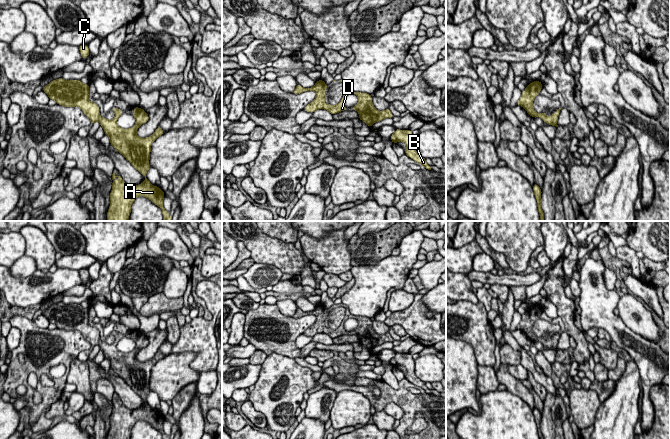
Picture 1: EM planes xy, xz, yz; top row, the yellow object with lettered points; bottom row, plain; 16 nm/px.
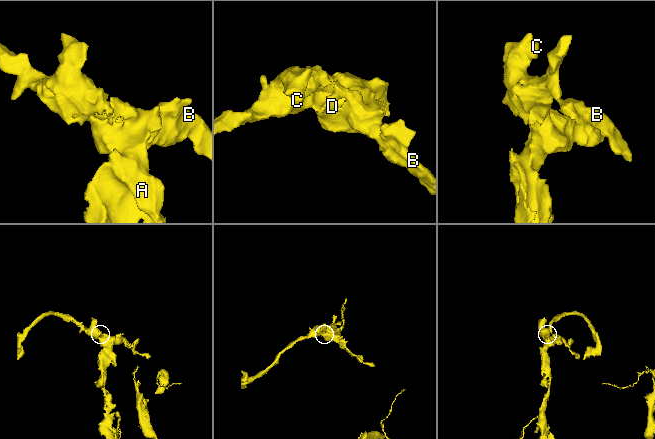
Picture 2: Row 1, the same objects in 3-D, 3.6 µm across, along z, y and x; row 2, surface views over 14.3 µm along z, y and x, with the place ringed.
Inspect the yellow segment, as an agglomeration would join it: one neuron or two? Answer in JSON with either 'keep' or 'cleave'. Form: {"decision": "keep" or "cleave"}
{"decision": "keep"}

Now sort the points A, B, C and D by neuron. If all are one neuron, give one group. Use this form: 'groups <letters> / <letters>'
groups A B C D

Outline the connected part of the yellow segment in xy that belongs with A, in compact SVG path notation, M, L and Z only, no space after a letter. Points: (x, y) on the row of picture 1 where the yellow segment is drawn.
M58 78L44 86L42 90L49 99L55 100L58 105L80 107L91 120L91 125L98 121L103 127L105 135L110 138L110 144L145 177L145 181L141 184L130 186L124 182L121 176L112 174L113 183L107 221L128 221L131 206L139 196L148 198L161 208L163 221L172 221L170 213L163 206L164 192L159 187L152 185L146 176L147 171L152 168L149 165L151 145L165 132L158 126L149 137L140 138L136 134L139 126L149 120L147 112L137 106L134 107L134 112L131 114L136 119L136 123L129 129L123 129L117 125L117 120L123 111L113 107L115 117L112 120L101 117L99 106L89 100L89 84L83 84L81 80Z

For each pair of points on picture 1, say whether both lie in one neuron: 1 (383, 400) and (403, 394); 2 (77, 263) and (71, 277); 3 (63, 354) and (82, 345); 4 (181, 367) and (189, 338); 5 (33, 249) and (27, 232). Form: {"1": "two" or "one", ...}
{"1": "one", "2": "two", "3": "one", "4": "two", "5": "one"}

